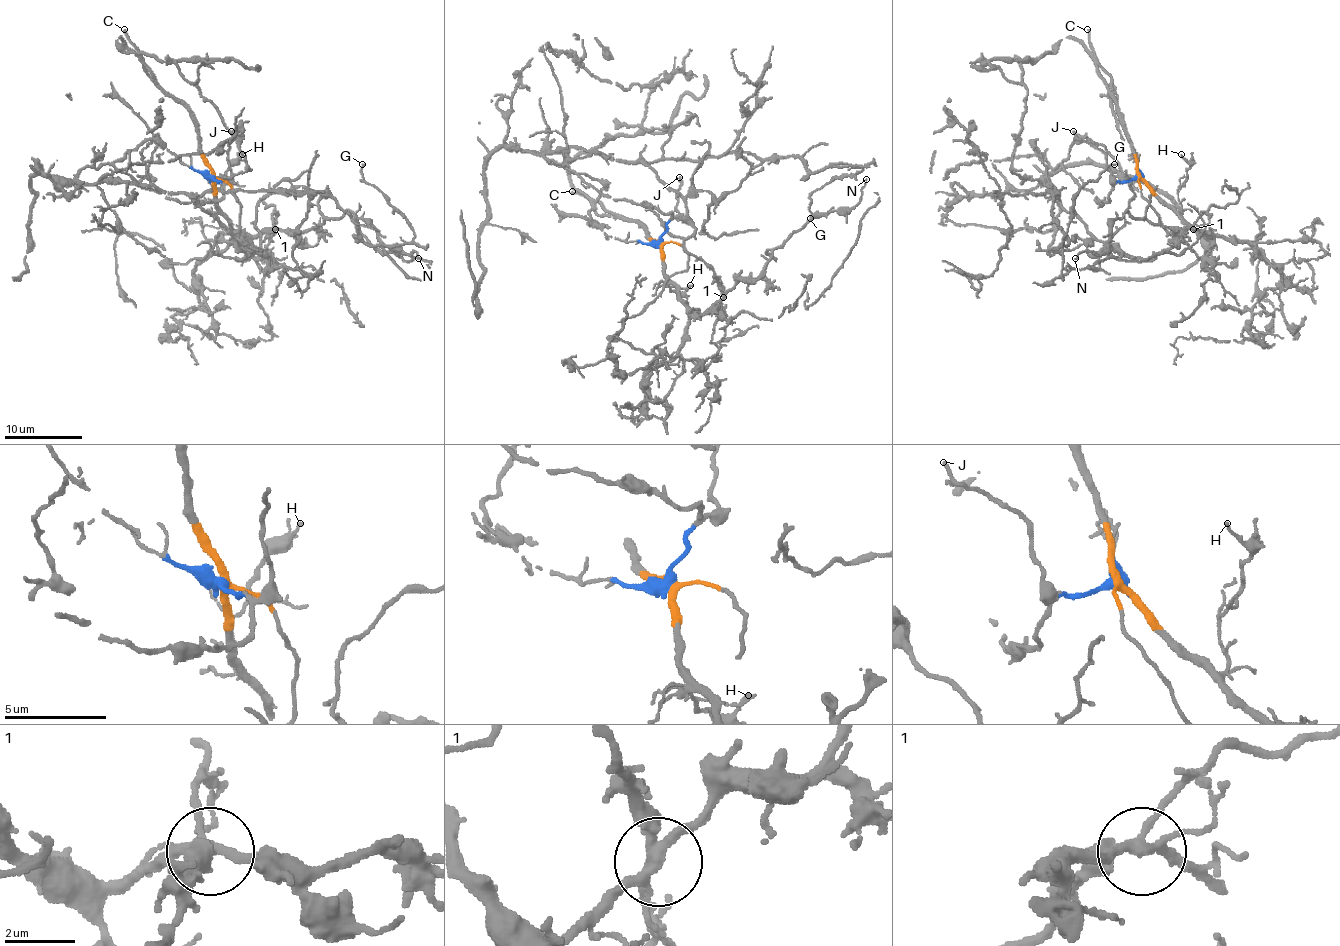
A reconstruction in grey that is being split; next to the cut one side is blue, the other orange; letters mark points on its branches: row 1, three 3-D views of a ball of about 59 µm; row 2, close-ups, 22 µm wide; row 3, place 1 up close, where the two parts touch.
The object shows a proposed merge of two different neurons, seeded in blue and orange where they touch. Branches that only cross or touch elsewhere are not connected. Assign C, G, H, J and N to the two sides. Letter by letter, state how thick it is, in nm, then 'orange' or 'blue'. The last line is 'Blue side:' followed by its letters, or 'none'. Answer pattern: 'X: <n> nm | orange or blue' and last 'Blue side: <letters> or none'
C: 220 nm | orange
G: 120 nm | blue
H: 140 nm | orange
J: 170 nm | blue
N: 120 nm | orange
Blue side: G, J

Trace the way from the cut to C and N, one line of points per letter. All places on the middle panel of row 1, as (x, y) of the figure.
C: (659, 242), (634, 221), (616, 219), (599, 201), (571, 192)
N: (659, 242), (663, 275), (704, 314), (739, 281), (755, 279), (774, 250), (815, 217), (850, 209), (866, 178)

